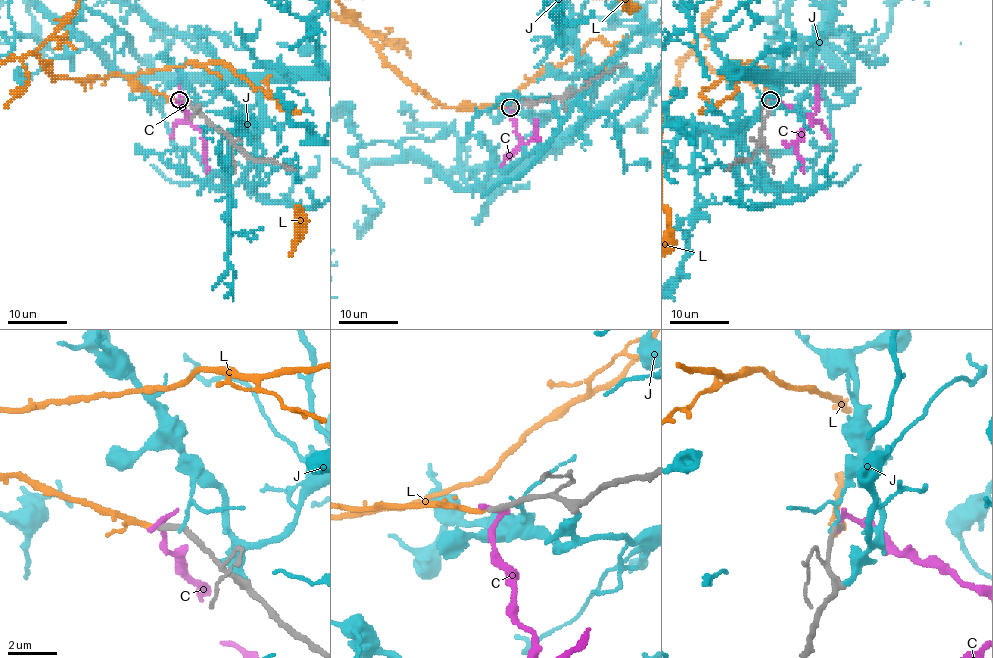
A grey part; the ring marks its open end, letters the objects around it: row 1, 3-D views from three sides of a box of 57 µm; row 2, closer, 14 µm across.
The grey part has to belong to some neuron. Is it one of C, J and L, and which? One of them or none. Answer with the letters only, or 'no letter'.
L

